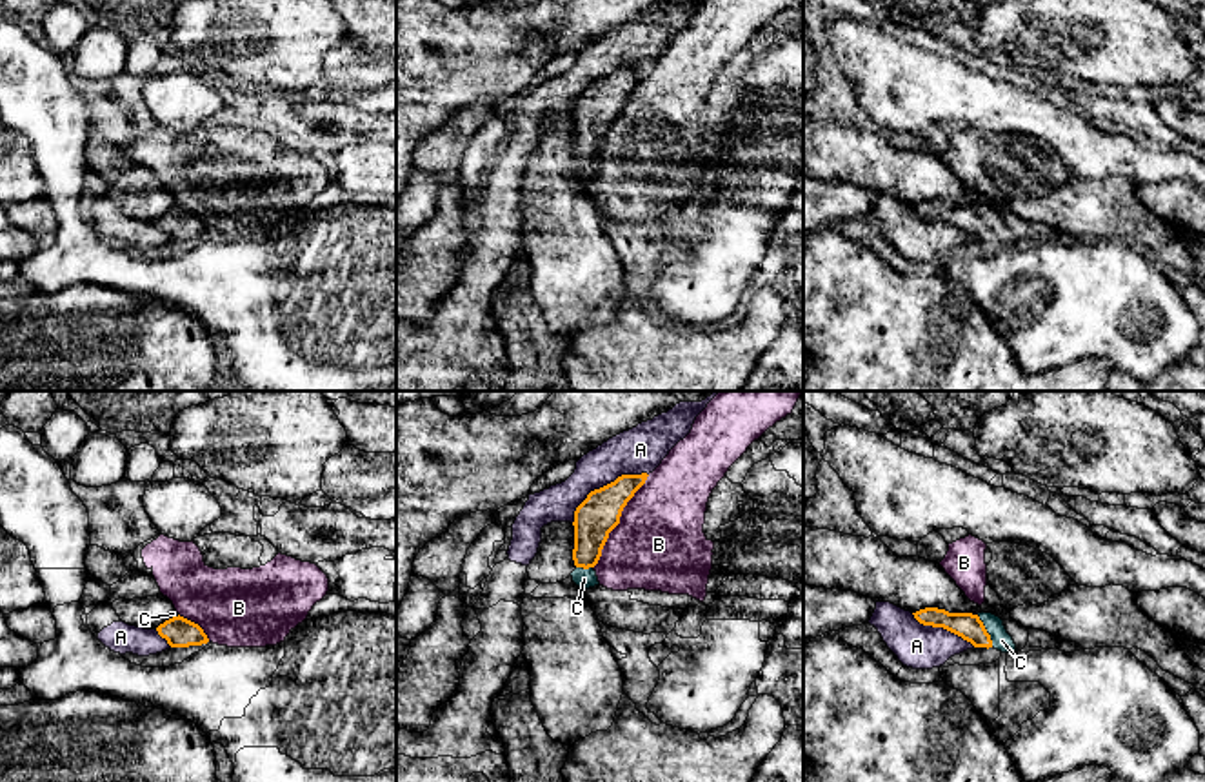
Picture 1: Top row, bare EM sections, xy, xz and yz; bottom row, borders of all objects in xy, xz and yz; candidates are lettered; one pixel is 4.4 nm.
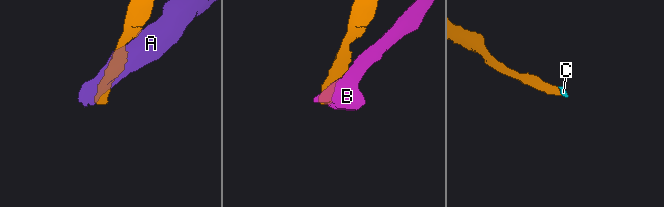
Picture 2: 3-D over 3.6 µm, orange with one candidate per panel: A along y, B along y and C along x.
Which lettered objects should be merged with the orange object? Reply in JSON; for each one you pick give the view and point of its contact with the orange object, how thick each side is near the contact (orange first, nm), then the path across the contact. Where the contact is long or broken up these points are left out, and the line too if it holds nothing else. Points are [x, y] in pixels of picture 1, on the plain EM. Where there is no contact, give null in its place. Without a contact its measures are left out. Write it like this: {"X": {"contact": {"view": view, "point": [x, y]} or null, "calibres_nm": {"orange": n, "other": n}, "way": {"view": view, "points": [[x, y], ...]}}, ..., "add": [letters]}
{"C": {"contact": {"view": "yz", "point": [985, 224]}, "calibres_nm": {"orange": 120, "other": 90}, "way": {"view": "yz", "points": [[967, 219], [985, 224], [1002, 233]]}}, "add": ["C"]}

